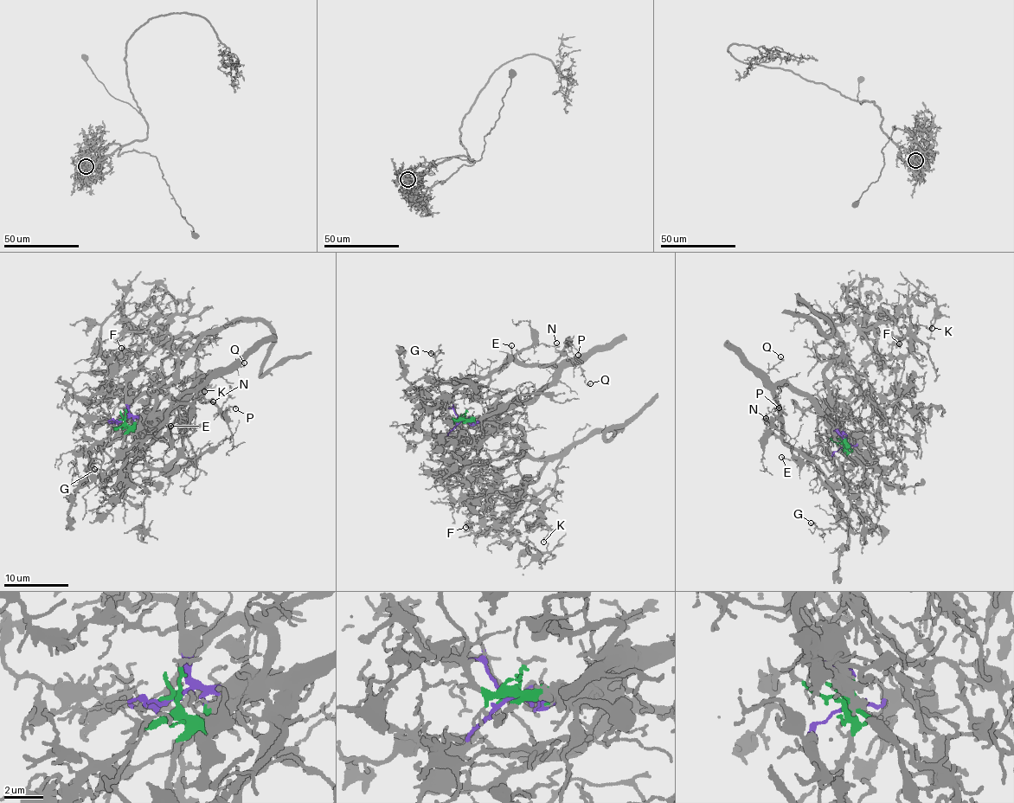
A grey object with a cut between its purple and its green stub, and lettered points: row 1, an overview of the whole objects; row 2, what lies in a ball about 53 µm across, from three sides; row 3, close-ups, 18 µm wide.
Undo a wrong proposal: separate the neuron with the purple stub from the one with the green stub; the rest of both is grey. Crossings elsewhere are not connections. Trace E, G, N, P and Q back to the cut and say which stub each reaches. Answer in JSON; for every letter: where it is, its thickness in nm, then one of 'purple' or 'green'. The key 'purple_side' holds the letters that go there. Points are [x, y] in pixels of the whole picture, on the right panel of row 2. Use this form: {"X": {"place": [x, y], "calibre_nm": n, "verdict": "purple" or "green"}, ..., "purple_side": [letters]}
{"E": {"place": [781, 457], "calibre_nm": 120, "verdict": "purple"}, "G": {"place": [811, 523], "calibre_nm": 140, "verdict": "purple"}, "N": {"place": [766, 418], "calibre_nm": 110, "verdict": "purple"}, "P": {"place": [779, 407], "calibre_nm": 110, "verdict": "purple"}, "Q": {"place": [780, 356], "calibre_nm": 110, "verdict": "purple"}, "purple_side": ["E", "G", "N", "P", "Q"]}

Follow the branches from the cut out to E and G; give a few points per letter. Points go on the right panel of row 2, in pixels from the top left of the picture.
E: (844, 444), (841, 430), (829, 416), (808, 397), (782, 386), (775, 392), (781, 434), (798, 459), (781, 456)
G: (844, 444), (841, 430), (808, 397), (777, 388), (781, 435), (805, 455), (843, 515), (828, 529), (811, 523)

